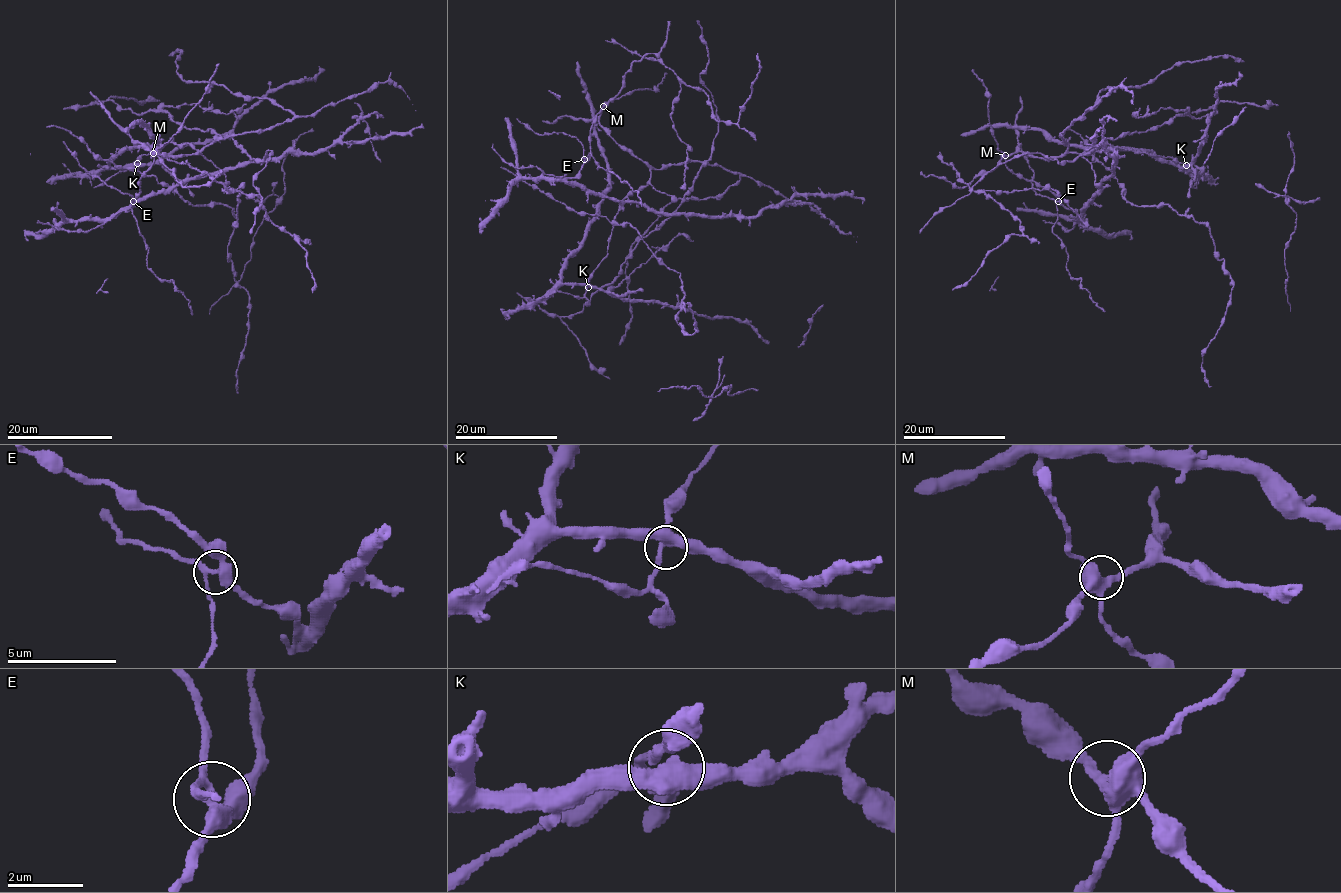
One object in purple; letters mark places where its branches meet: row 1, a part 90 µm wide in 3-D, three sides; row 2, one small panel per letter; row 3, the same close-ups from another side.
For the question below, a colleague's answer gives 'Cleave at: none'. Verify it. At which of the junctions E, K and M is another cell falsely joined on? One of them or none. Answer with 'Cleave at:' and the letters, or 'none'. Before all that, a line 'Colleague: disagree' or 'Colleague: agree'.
Colleague: disagree
Cleave at: E

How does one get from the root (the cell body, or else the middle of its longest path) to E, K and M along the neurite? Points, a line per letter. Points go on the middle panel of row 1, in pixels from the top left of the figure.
E: (594, 118), (590, 129), (590, 155), (584, 158)
K: (594, 118), (604, 106), (599, 125), (645, 163), (650, 179), (622, 200), (606, 258), (594, 271), (588, 287)
M: (594, 118), (603, 106)

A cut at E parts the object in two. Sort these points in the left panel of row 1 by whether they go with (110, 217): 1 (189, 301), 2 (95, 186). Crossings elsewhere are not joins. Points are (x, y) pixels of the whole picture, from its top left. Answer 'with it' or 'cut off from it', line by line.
1: cut off from it
2: with it

